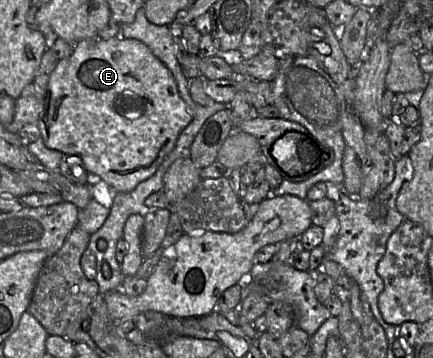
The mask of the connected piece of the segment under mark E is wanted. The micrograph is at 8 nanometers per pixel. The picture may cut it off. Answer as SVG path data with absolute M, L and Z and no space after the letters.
M98 38L74 44L72 54L58 61L49 80L39 128L47 148L79 156L102 192L110 196L111 193L130 192L151 177L174 149L180 133L191 120L175 78L148 46L136 39Z

